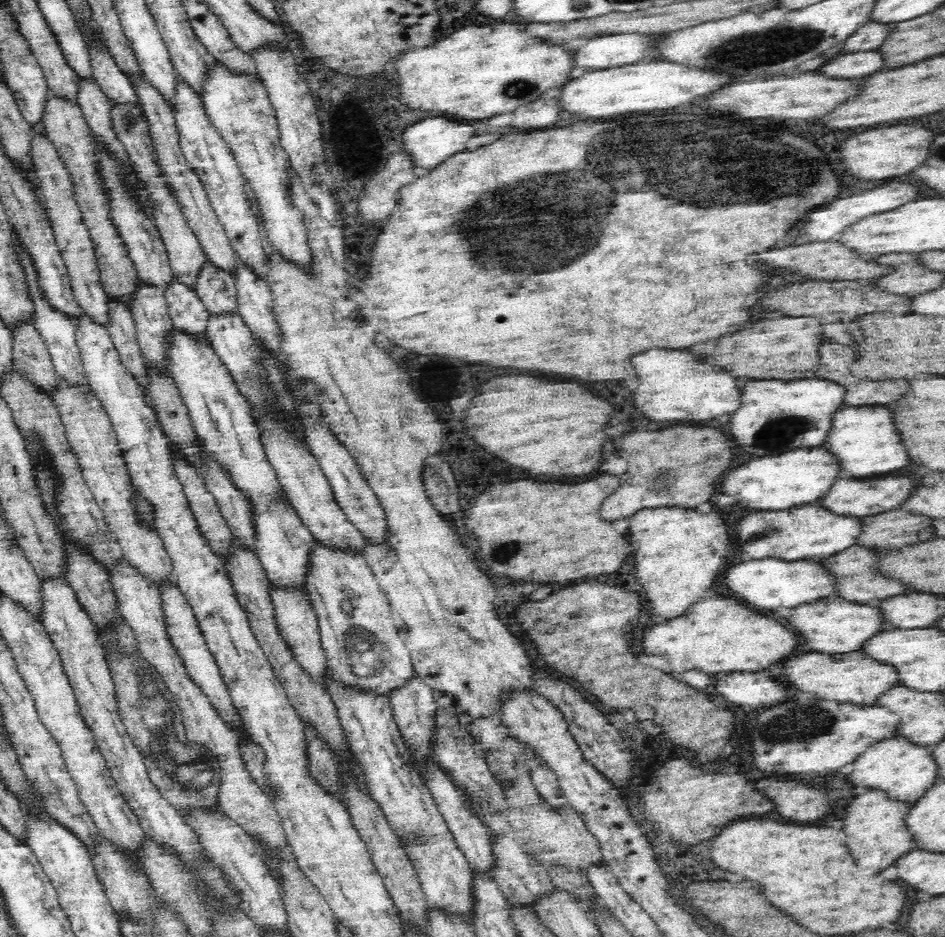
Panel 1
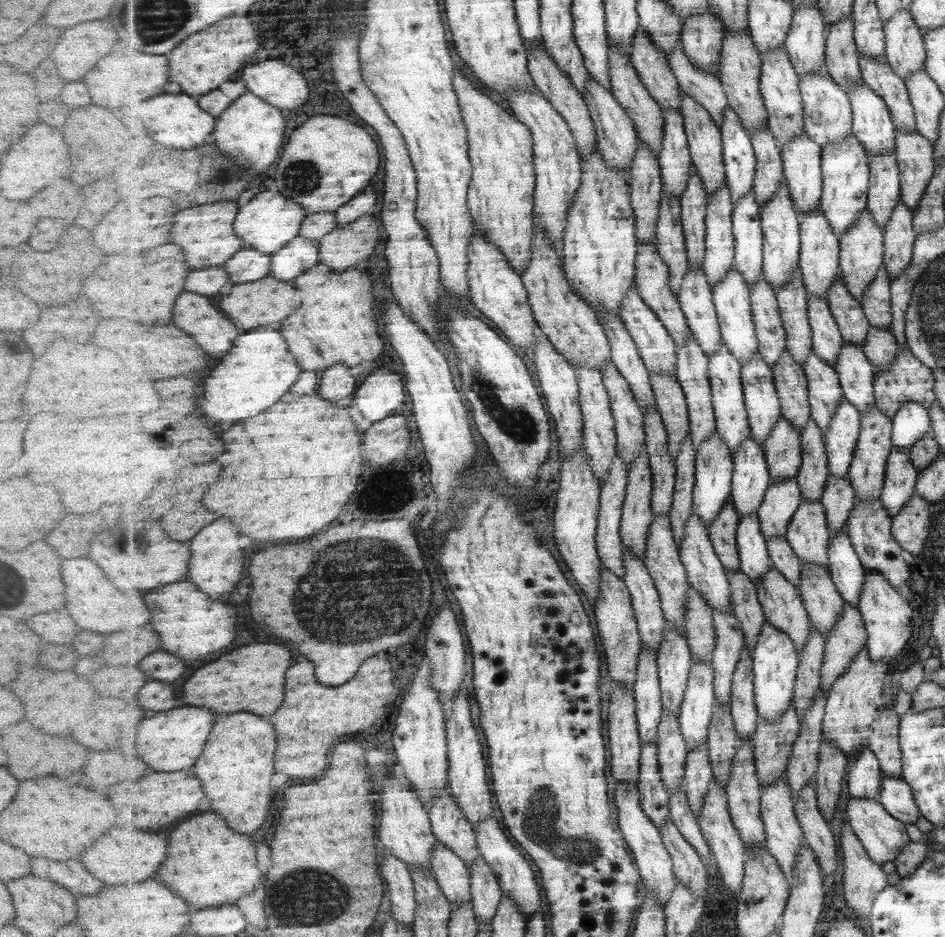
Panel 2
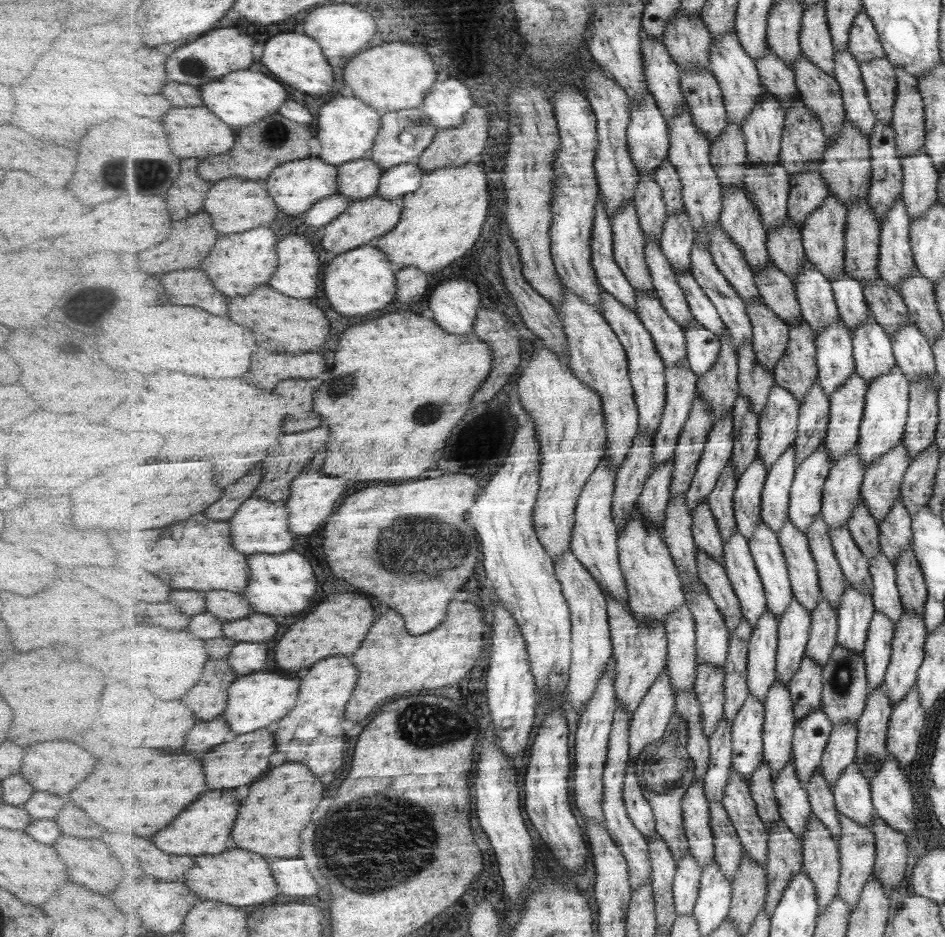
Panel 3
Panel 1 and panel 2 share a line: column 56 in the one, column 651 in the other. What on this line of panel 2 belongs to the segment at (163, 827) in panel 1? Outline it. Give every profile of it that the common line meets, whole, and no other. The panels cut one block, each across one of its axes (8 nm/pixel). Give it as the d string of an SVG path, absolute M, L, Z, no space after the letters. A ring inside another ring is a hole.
M626 546L624 561L626 573L624 581L632 596L644 648L654 648L658 651L660 644L666 638L667 623L660 592L643 558L637 558Z

